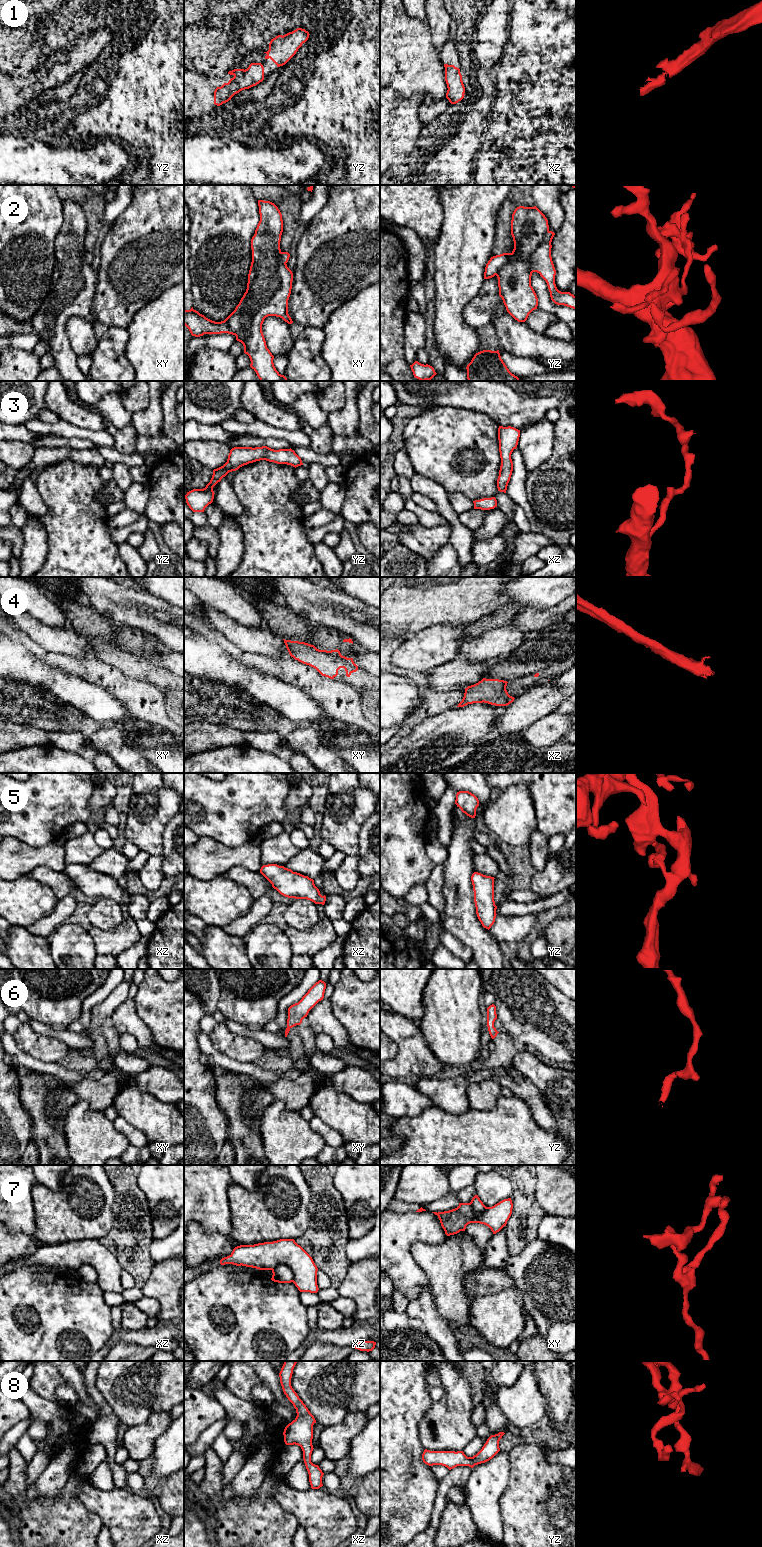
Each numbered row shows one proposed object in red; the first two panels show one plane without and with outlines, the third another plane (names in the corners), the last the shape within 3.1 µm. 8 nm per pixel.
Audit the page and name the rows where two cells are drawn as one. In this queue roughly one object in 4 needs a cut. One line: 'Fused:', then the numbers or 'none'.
Fused: 7

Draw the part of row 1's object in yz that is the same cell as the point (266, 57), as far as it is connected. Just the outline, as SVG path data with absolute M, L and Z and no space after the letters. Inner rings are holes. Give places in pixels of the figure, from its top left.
M302 28L278 35L271 39L265 59L271 59L277 67L285 65L309 38L309 32Z

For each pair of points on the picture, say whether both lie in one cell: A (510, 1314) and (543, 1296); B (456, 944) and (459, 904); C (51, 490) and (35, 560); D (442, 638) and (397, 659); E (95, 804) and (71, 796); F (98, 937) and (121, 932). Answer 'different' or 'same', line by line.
A: different
B: different
C: different
D: same
E: different
F: same

